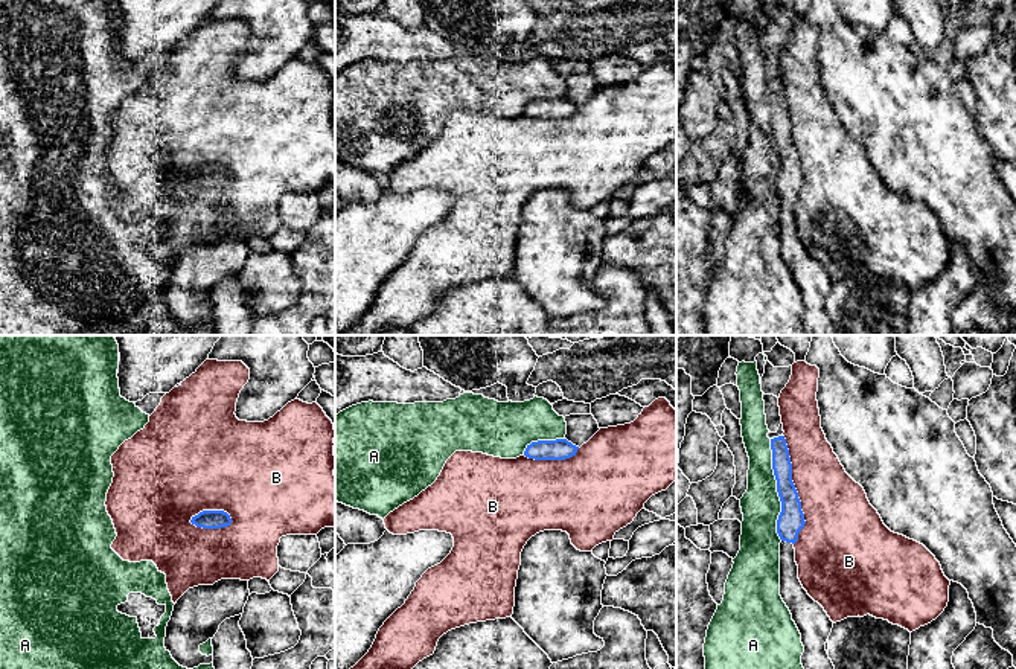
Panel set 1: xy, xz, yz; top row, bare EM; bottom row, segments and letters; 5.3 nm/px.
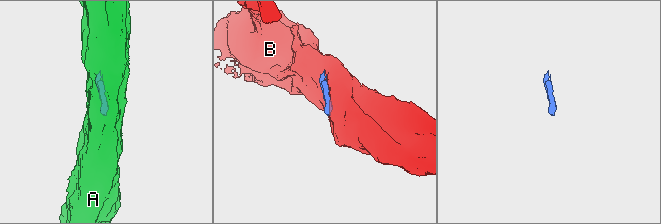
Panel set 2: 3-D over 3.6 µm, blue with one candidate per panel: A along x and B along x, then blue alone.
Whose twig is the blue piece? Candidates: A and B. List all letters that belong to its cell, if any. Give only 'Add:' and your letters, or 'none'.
Add: none

